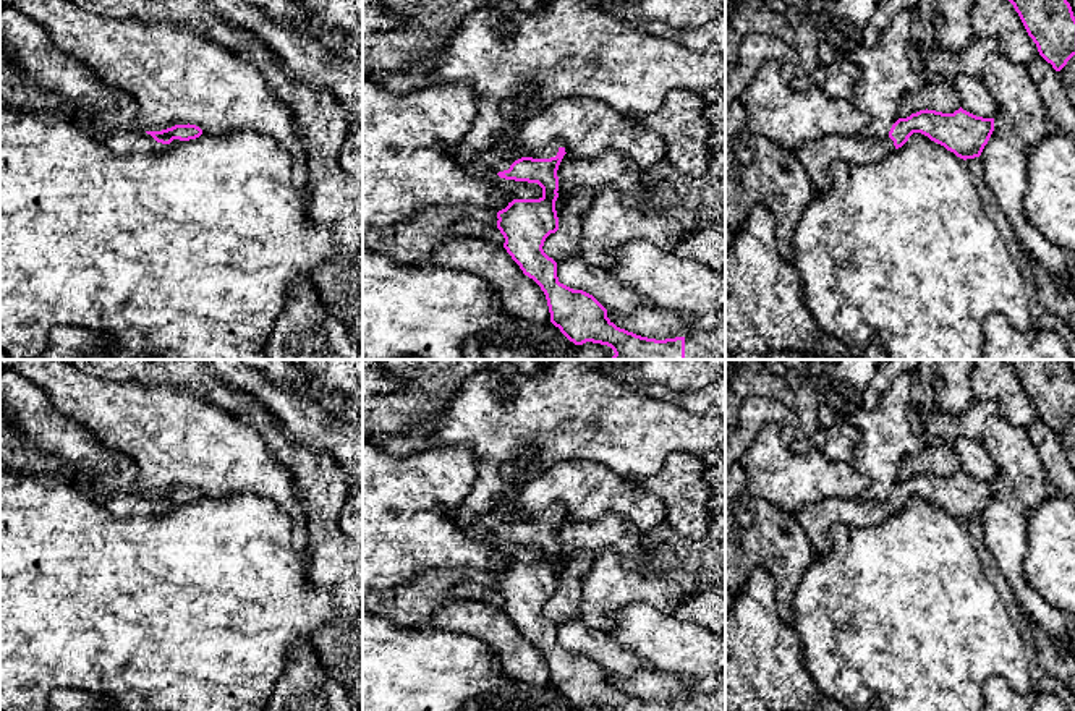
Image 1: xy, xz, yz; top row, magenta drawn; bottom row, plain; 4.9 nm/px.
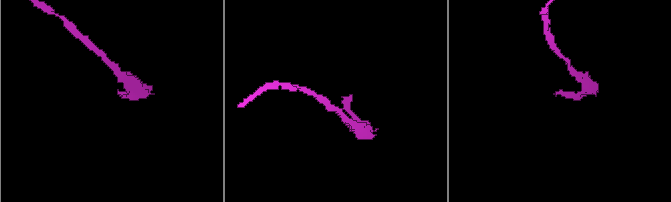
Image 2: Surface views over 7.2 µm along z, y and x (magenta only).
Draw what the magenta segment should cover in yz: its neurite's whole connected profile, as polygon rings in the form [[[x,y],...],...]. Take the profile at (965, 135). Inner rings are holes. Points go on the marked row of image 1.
[[[962,107],[954,113],[920,110],[899,118],[886,138],[827,136],[793,151],[819,193],[829,189],[827,170],[834,160],[866,165],[902,147],[913,133],[921,133],[967,160],[979,157],[994,131],[994,118],[976,117]]]

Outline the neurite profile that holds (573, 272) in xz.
[[[580,256],[557,262],[559,282],[593,295],[605,309],[623,314],[639,306],[656,306],[649,298],[622,285],[609,269],[593,267]]]

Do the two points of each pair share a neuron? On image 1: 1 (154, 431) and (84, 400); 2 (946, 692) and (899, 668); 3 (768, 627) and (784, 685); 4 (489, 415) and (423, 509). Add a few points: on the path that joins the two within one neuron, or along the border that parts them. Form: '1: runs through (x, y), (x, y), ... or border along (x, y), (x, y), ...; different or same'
1: runs through (136, 420), (102, 407); same
2: runs through (934, 682), (920, 668), (910, 668); same
3: runs through (768, 642), (769, 671); same
4: border along (431, 447), (467, 444), (473, 454), (478, 483); different

